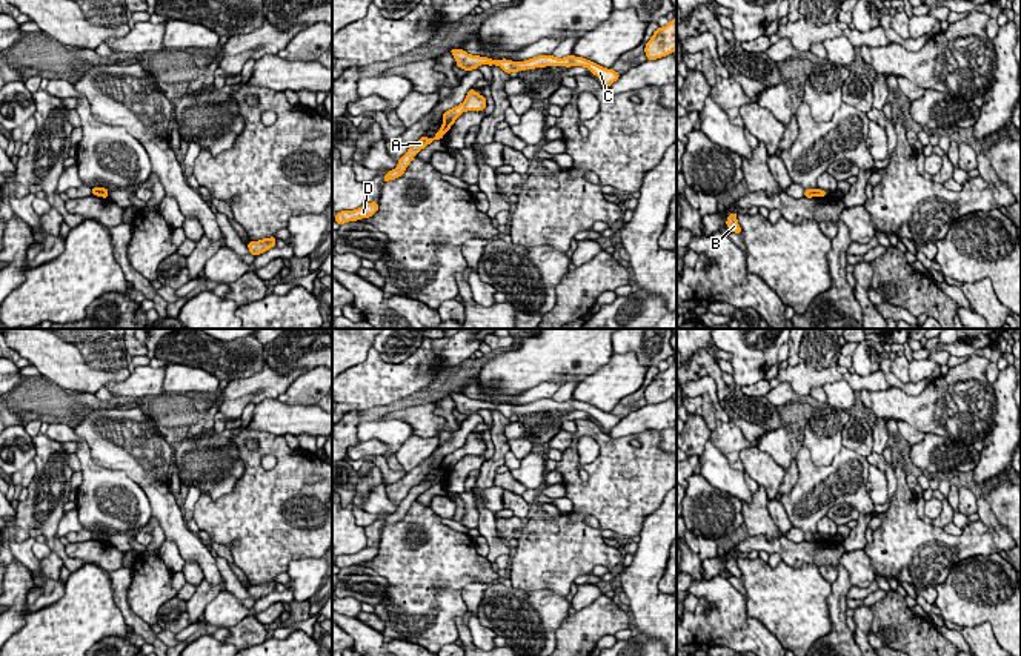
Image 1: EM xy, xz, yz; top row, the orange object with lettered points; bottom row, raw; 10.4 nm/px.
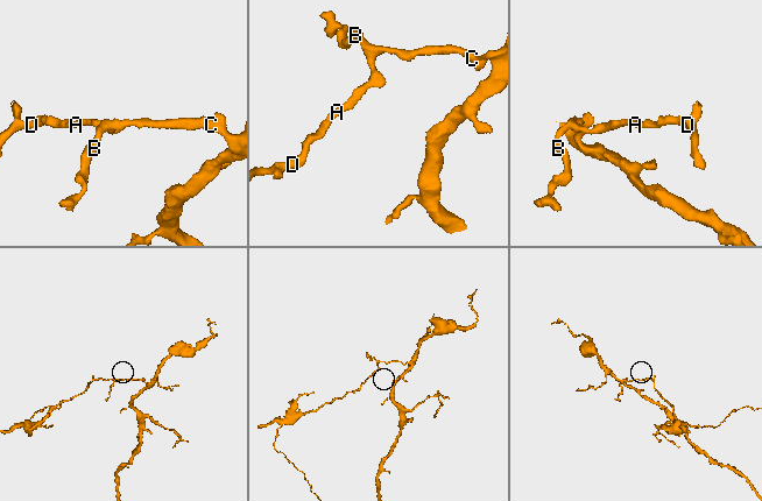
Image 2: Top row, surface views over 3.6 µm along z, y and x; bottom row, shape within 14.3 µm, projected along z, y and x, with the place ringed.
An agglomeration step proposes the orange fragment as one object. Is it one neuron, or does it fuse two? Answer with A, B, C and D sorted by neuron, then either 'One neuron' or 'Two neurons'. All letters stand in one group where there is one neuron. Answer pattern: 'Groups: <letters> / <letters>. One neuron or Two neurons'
Groups: A D / B C. Two neurons

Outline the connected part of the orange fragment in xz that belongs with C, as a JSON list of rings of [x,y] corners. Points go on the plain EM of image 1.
[[[451,393],[451,398],[454,399],[457,410],[464,413],[466,416],[477,413],[480,409],[497,409],[500,410],[506,418],[510,418],[512,415],[526,415],[526,413],[535,413],[535,412],[546,412],[546,410],[584,410],[587,412],[594,419],[597,419],[601,424],[601,429],[610,430],[614,426],[620,422],[620,418],[614,413],[603,412],[590,404],[586,404],[583,401],[567,399],[564,403],[558,403],[554,399],[538,399],[524,406],[512,406],[512,404],[492,404],[487,401],[480,399],[471,399],[463,393]]]

